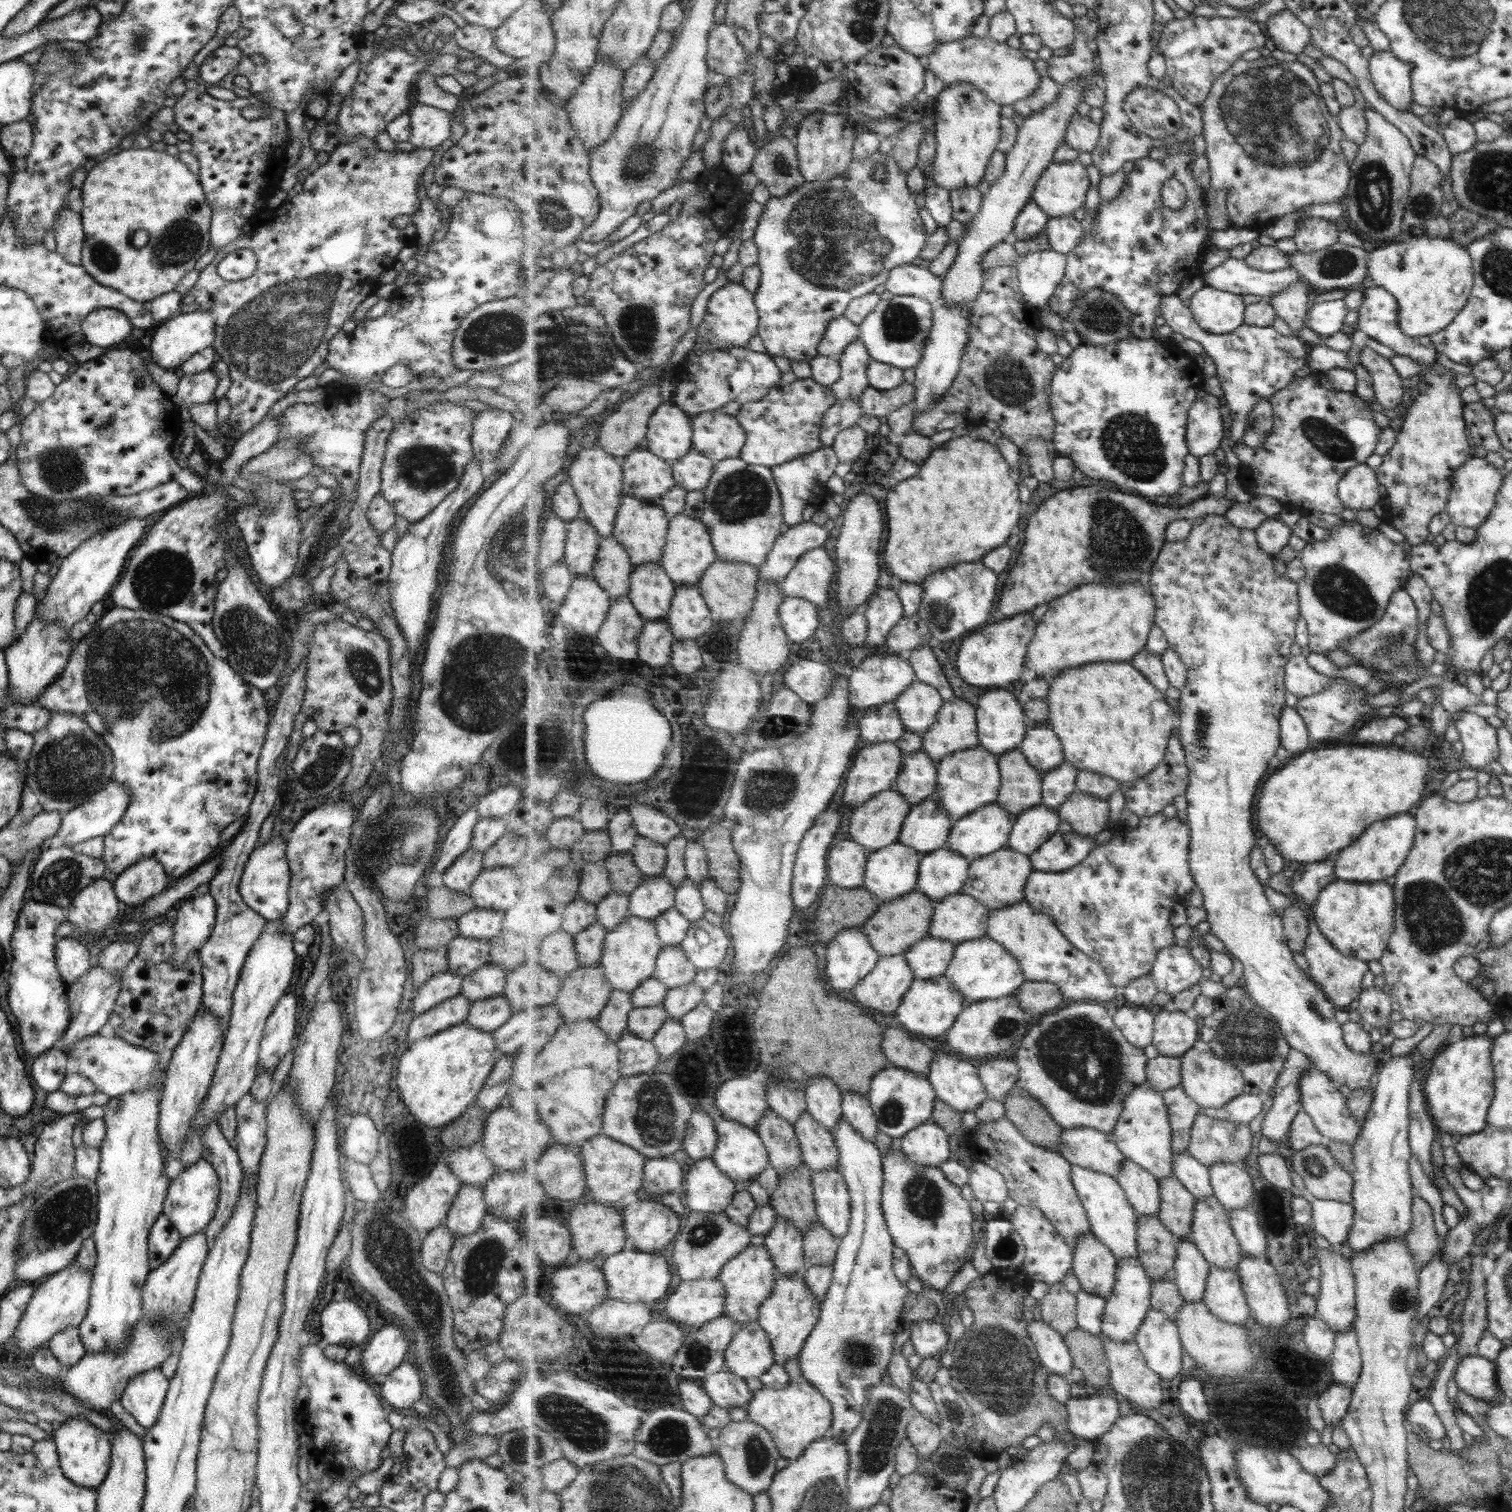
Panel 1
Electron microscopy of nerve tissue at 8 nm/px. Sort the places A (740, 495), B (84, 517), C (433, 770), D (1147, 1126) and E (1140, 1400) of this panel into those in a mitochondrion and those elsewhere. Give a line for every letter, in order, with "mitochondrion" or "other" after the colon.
A: mitochondrion
B: mitochondrion
C: other
D: other
E: other

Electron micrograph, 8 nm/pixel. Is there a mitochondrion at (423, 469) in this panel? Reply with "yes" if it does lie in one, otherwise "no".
yes

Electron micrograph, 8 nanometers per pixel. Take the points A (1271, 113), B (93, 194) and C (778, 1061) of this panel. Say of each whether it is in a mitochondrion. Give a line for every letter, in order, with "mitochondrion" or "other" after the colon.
A: mitochondrion
B: other
C: mitochondrion

